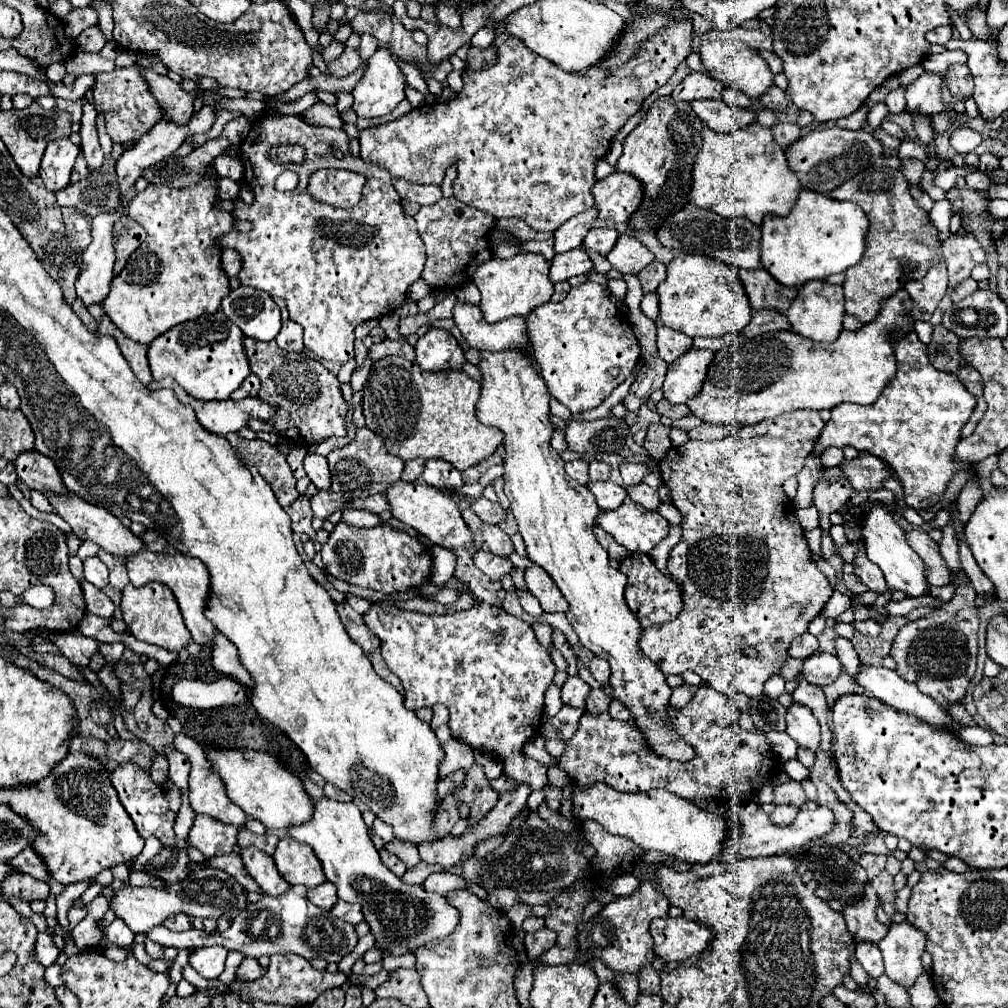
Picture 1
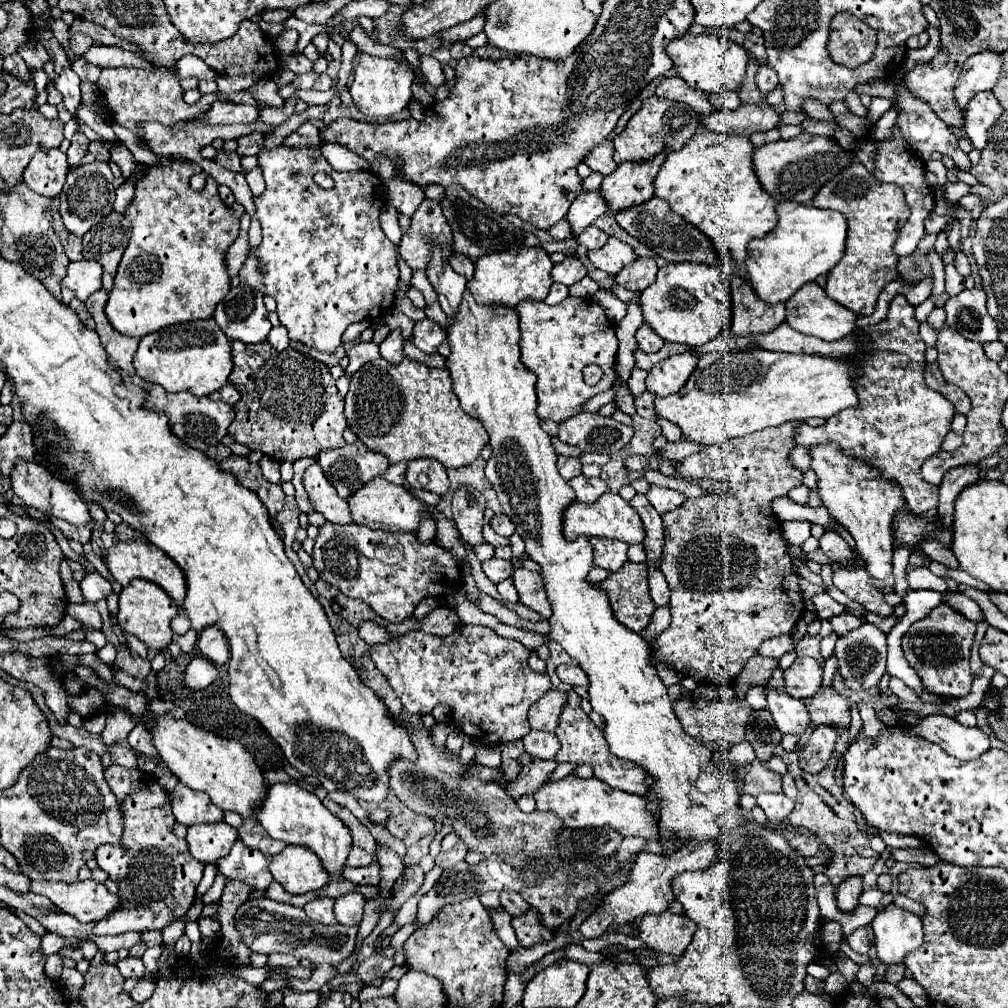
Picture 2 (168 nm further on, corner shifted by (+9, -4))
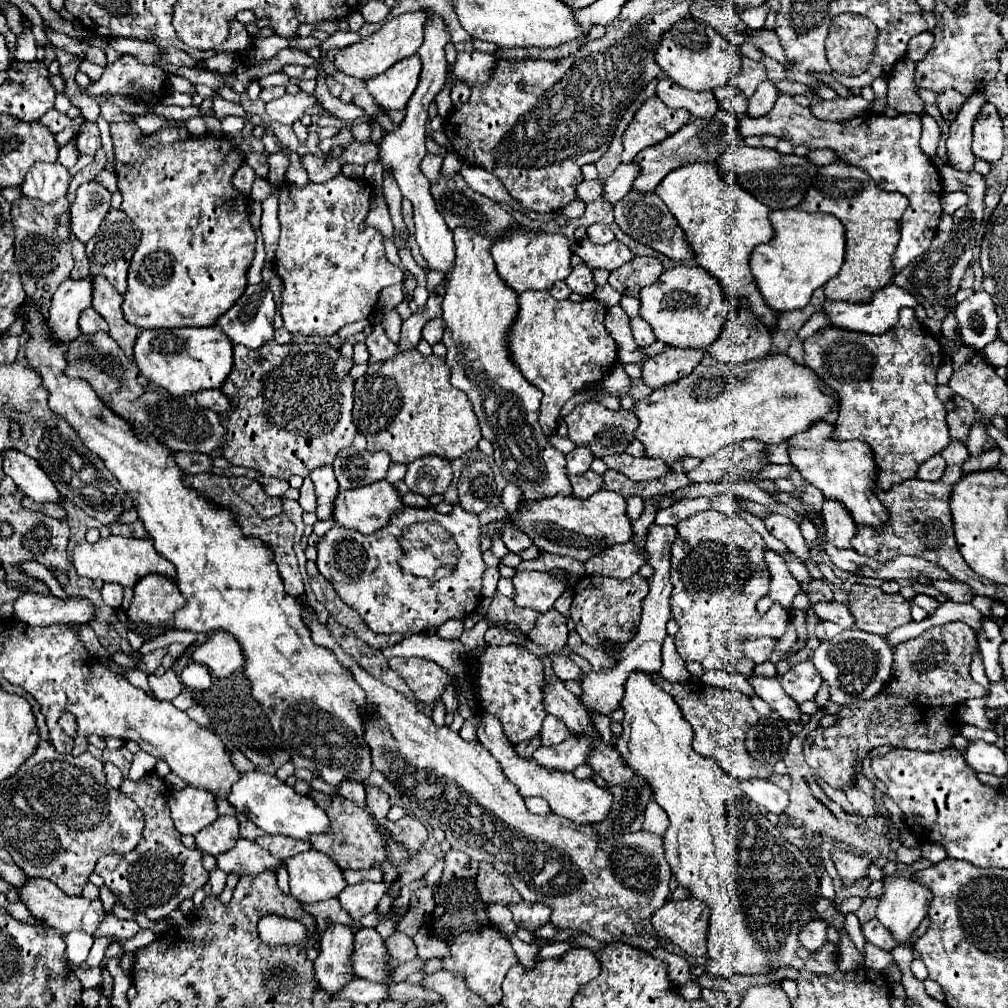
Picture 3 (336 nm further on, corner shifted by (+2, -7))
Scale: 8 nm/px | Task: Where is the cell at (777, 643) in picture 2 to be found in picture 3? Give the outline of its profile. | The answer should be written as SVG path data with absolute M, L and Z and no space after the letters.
M747 638L743 640L743 654L755 664L761 664L771 656L775 642L775 638Z

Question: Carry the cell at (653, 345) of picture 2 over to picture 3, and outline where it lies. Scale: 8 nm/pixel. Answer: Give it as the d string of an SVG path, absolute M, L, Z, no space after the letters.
M631 318L631 334L639 346L651 346L655 342L653 330L643 318Z

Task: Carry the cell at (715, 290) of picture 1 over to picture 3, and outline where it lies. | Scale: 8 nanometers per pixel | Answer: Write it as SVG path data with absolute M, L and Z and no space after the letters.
M677 264L673 268L667 268L657 284L641 290L639 316L651 324L657 340L679 348L705 350L721 334L725 320L733 310L725 298L727 296L721 284L711 278L711 274L707 274L699 266Z

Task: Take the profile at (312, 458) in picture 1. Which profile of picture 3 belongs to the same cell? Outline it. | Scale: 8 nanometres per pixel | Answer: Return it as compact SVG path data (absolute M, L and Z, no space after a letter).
M321 466L319 470L313 470L309 474L309 478L313 480L315 484L315 492L317 492L317 518L319 520L331 520L333 518L333 500L335 500L335 494L339 490L337 486L337 478L333 474L333 468L331 466Z

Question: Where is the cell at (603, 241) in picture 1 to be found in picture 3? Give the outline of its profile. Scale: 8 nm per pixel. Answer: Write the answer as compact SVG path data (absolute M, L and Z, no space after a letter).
M593 224L587 228L587 236L593 244L607 244L611 240L615 240L615 234L611 232L611 228L607 224Z

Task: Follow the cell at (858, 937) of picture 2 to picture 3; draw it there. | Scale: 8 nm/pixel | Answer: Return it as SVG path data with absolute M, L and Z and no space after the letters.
M877 918L863 924L863 936L865 936L865 940L873 942L875 946L879 946L883 950L893 950L897 946L897 940L891 936L891 932Z

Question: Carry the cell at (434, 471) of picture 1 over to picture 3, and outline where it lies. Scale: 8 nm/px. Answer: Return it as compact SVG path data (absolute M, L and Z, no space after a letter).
M423 456L407 466L405 484L409 490L419 492L423 496L443 494L453 478L453 470L449 460L439 456Z

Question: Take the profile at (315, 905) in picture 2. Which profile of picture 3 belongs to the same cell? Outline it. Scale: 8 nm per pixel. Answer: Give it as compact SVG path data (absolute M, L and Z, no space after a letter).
M329 924L321 936L321 954L315 960L315 978L329 998L335 998L353 980L353 932L343 924Z

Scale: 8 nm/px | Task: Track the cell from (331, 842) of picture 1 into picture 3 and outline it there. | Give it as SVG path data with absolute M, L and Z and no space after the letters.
M253 770L241 772L239 780L233 782L227 802L237 814L247 816L255 826L269 834L283 834L297 840L309 840L309 834L329 832L329 820L323 808L319 808L311 798L299 796L291 786L281 782L275 774Z

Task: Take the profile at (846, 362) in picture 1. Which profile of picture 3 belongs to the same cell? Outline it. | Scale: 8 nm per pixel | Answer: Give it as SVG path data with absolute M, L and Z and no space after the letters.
M705 354L689 376L673 382L671 386L655 388L647 398L635 402L633 412L639 420L635 438L643 444L647 458L661 458L669 470L673 470L673 464L681 462L681 458L695 456L705 460L721 448L741 440L757 440L767 446L779 444L797 432L805 432L811 422L821 420L829 410L837 408L837 402L819 390L821 386L823 382L813 374L811 368L799 366L783 354L767 356L759 362L749 362L737 368L725 366L723 362L717 362Z

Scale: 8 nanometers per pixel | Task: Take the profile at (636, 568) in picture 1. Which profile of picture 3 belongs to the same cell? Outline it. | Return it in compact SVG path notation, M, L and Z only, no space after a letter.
M639 574L617 580L617 578L603 578L603 576L583 576L575 582L573 588L573 602L569 608L569 616L575 622L575 630L583 638L585 644L591 648L599 648L601 644L625 644L635 636L635 628L641 620L641 604L649 592L649 584Z

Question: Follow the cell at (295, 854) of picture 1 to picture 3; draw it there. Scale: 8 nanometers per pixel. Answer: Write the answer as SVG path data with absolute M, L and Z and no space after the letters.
M315 848L287 858L291 894L305 904L337 898L347 886L343 870L327 854Z

